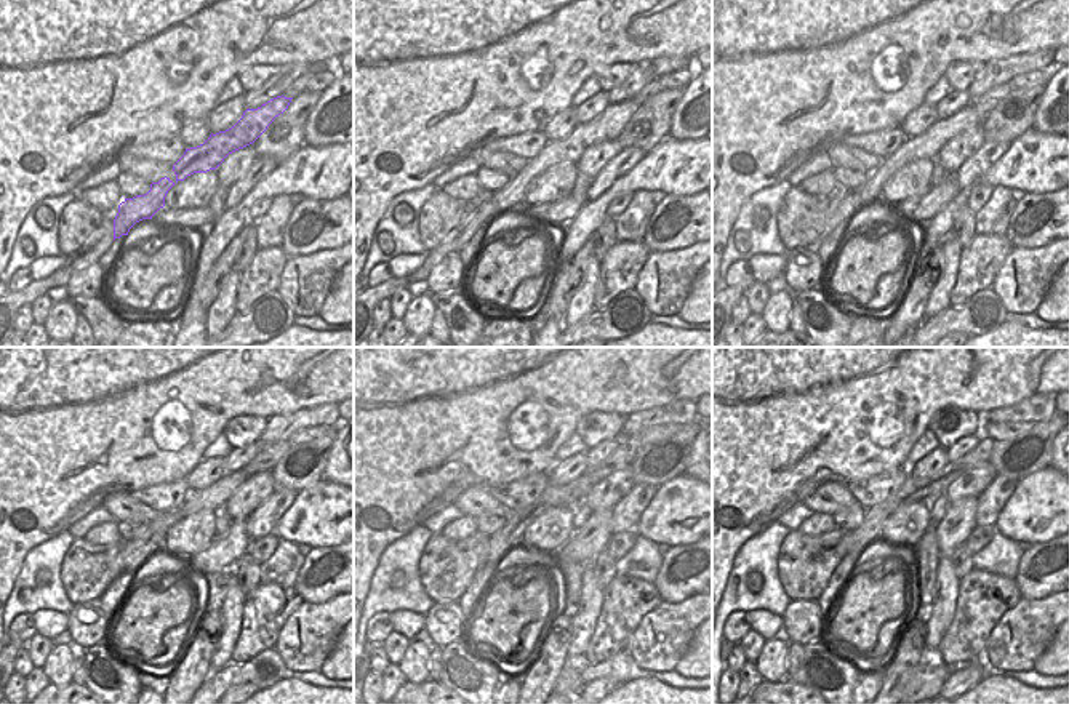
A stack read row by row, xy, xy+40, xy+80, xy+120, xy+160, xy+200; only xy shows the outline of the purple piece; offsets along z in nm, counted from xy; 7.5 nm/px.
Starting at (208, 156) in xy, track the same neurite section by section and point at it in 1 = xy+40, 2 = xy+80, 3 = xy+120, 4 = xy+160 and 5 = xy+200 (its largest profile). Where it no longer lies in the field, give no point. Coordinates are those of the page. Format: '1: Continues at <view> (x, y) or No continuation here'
1: Continues at xy+40 (608, 124)
2: Continues at xy+80 (927, 146)
3: Continues at xy+120 (213, 498)
4: Continues at xy+160 (573, 493)
5: Continues at xy+200 (927, 495).

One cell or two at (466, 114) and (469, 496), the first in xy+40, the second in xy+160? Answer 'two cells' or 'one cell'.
two cells

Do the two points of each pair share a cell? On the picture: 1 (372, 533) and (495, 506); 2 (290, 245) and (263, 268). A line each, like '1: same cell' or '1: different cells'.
1: different cells
2: different cells

